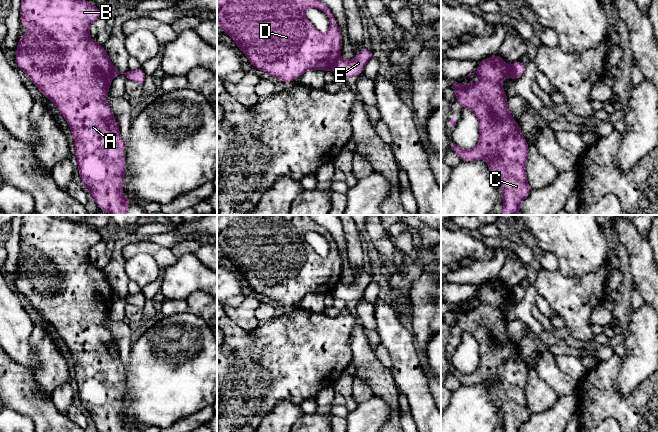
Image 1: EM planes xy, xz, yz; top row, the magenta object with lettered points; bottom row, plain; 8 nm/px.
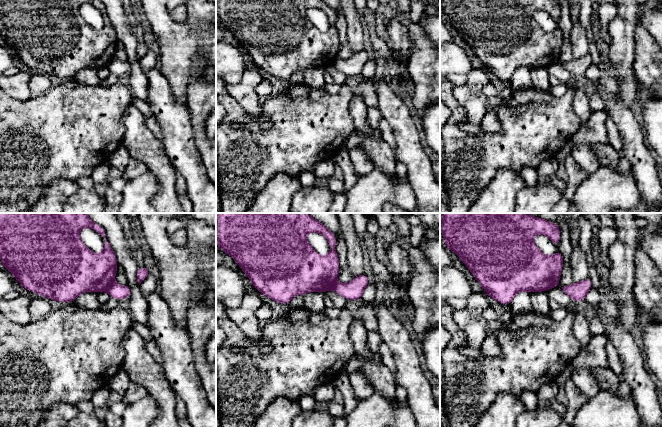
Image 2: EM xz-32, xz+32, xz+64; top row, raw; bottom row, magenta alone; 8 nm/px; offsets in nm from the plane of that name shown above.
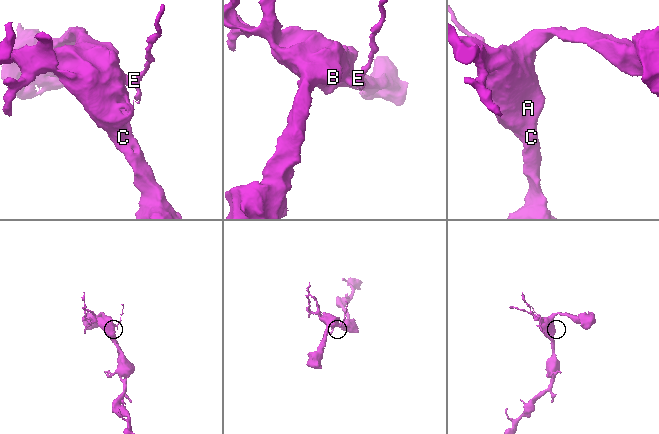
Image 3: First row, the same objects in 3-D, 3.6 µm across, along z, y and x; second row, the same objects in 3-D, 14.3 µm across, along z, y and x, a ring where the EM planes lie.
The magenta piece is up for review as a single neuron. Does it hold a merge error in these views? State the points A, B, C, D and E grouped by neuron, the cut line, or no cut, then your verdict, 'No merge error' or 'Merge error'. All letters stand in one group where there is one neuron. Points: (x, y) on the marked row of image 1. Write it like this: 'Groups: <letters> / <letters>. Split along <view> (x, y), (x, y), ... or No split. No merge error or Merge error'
Groups: A B C D / E. Split along xz (339, 58), (331, 69). Merge error

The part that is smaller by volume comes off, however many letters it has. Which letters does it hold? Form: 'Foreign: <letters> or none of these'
Foreign: E

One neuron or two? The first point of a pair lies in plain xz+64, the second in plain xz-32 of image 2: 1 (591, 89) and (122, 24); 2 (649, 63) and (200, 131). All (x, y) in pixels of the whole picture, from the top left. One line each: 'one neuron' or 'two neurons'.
1: one neuron
2: one neuron

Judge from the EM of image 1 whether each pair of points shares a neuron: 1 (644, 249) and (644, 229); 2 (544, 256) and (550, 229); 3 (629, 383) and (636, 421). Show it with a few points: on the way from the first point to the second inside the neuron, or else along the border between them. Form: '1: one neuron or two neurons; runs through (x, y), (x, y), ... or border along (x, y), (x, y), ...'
1: two neurons; border along (633, 225), (636, 231), (645, 238)
2: two neurons; border along (539, 250), (550, 251), (556, 257), (559, 268)
3: two neurons; border along (647, 377), (627, 395), (621, 395), (614, 386)

